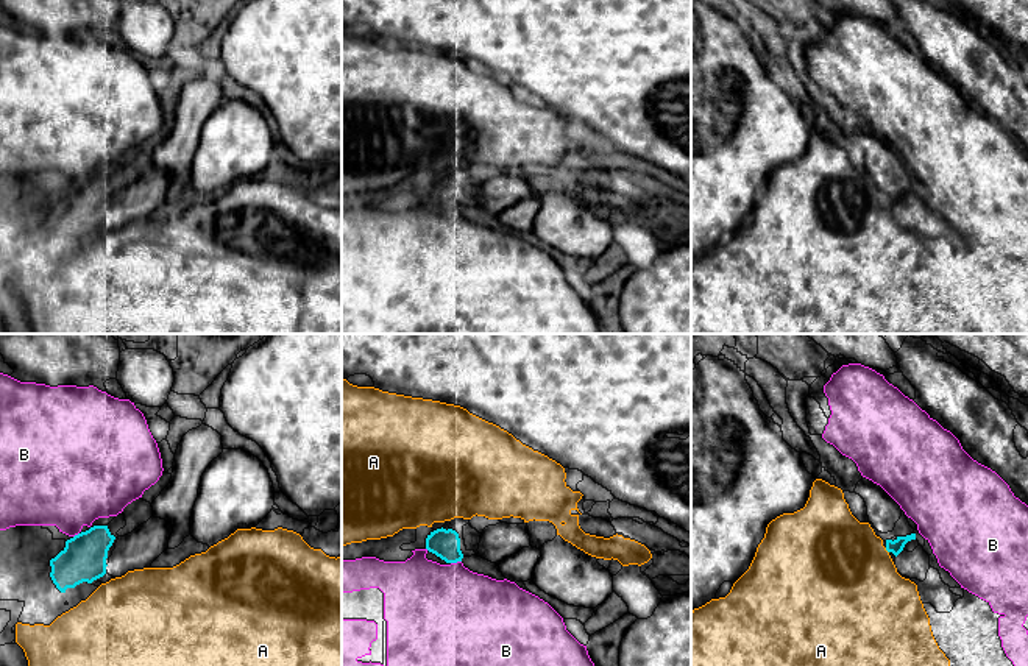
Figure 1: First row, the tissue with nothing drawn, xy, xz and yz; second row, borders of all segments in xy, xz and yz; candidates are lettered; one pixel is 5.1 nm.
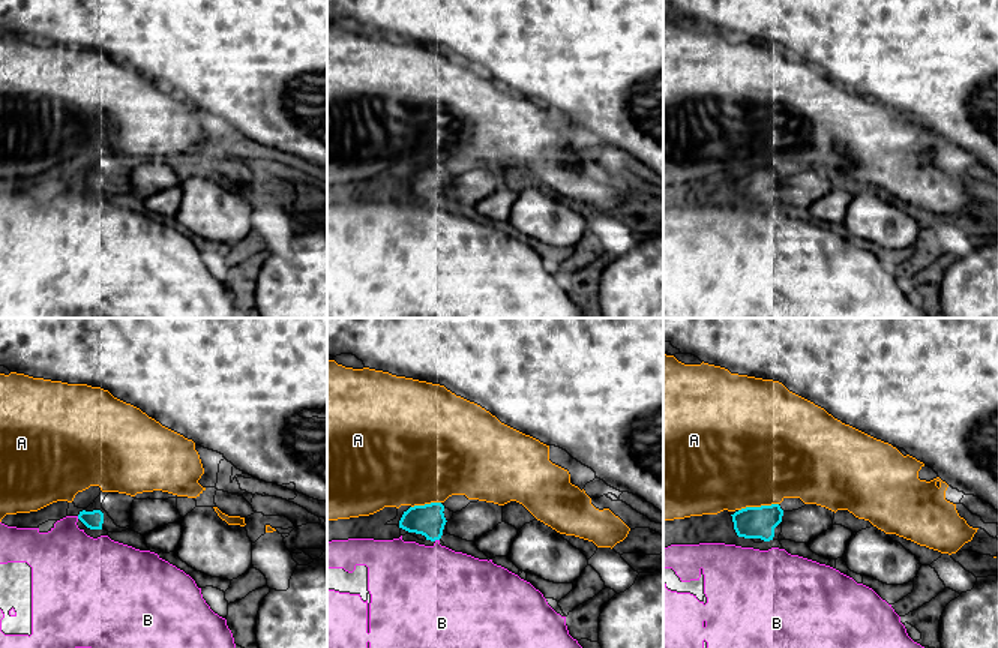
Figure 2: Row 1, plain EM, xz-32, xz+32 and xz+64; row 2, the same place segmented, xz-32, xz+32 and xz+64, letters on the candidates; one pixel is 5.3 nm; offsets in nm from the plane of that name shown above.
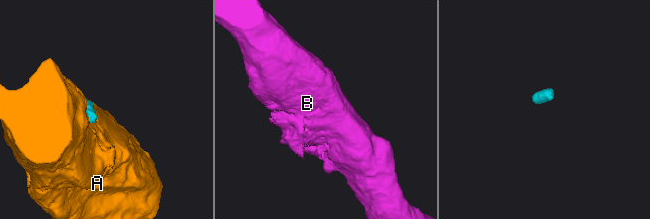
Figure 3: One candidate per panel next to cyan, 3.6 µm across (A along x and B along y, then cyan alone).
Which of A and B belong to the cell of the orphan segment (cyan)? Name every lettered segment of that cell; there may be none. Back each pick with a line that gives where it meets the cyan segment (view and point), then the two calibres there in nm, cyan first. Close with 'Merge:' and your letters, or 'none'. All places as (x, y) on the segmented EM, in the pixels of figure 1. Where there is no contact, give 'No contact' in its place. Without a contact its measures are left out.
Merge: none

